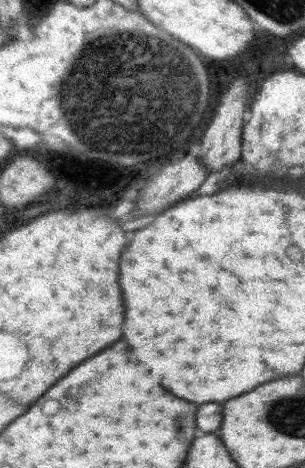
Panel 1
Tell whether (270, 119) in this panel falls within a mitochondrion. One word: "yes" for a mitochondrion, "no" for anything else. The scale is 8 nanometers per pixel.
no

